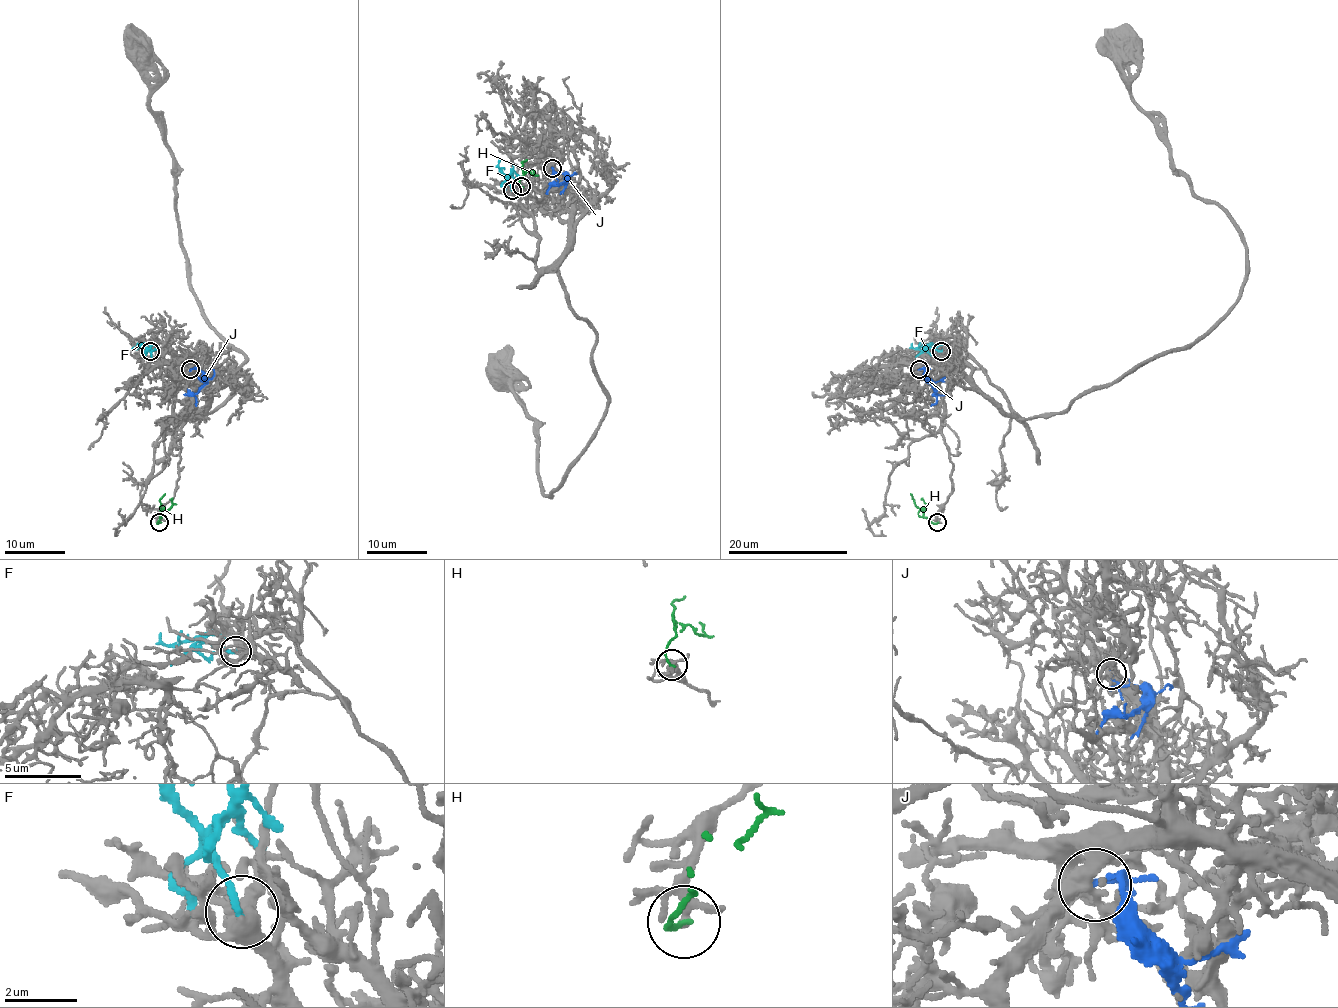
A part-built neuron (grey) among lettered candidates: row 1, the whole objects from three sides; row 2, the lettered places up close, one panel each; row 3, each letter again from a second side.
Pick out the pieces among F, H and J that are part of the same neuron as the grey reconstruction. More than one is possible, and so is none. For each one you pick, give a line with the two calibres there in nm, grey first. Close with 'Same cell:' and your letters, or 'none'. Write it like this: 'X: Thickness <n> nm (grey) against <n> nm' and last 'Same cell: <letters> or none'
F: Thickness 360 nm (grey) against 200 nm
Same cell: F

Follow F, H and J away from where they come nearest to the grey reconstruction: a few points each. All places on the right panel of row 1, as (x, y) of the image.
F: (941, 351), (926, 345), (917, 348), (911, 343)
H: (938, 522), (932, 522), (923, 512), (926, 503), (921, 498)
J: (920, 369), (923, 367), (936, 393), (945, 393)

